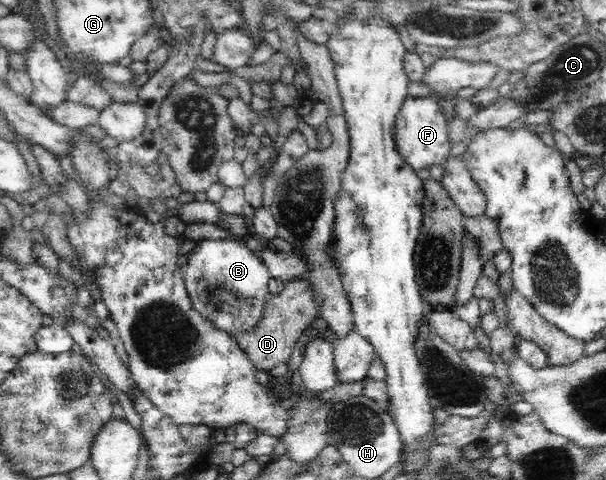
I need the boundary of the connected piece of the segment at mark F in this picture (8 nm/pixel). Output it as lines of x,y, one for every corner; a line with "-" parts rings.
408,96
399,111
396,113
392,125
392,141
403,161
417,169
428,169
433,165
444,165
450,158
451,140
448,134
447,116
443,114
443,108
435,97
412,97

